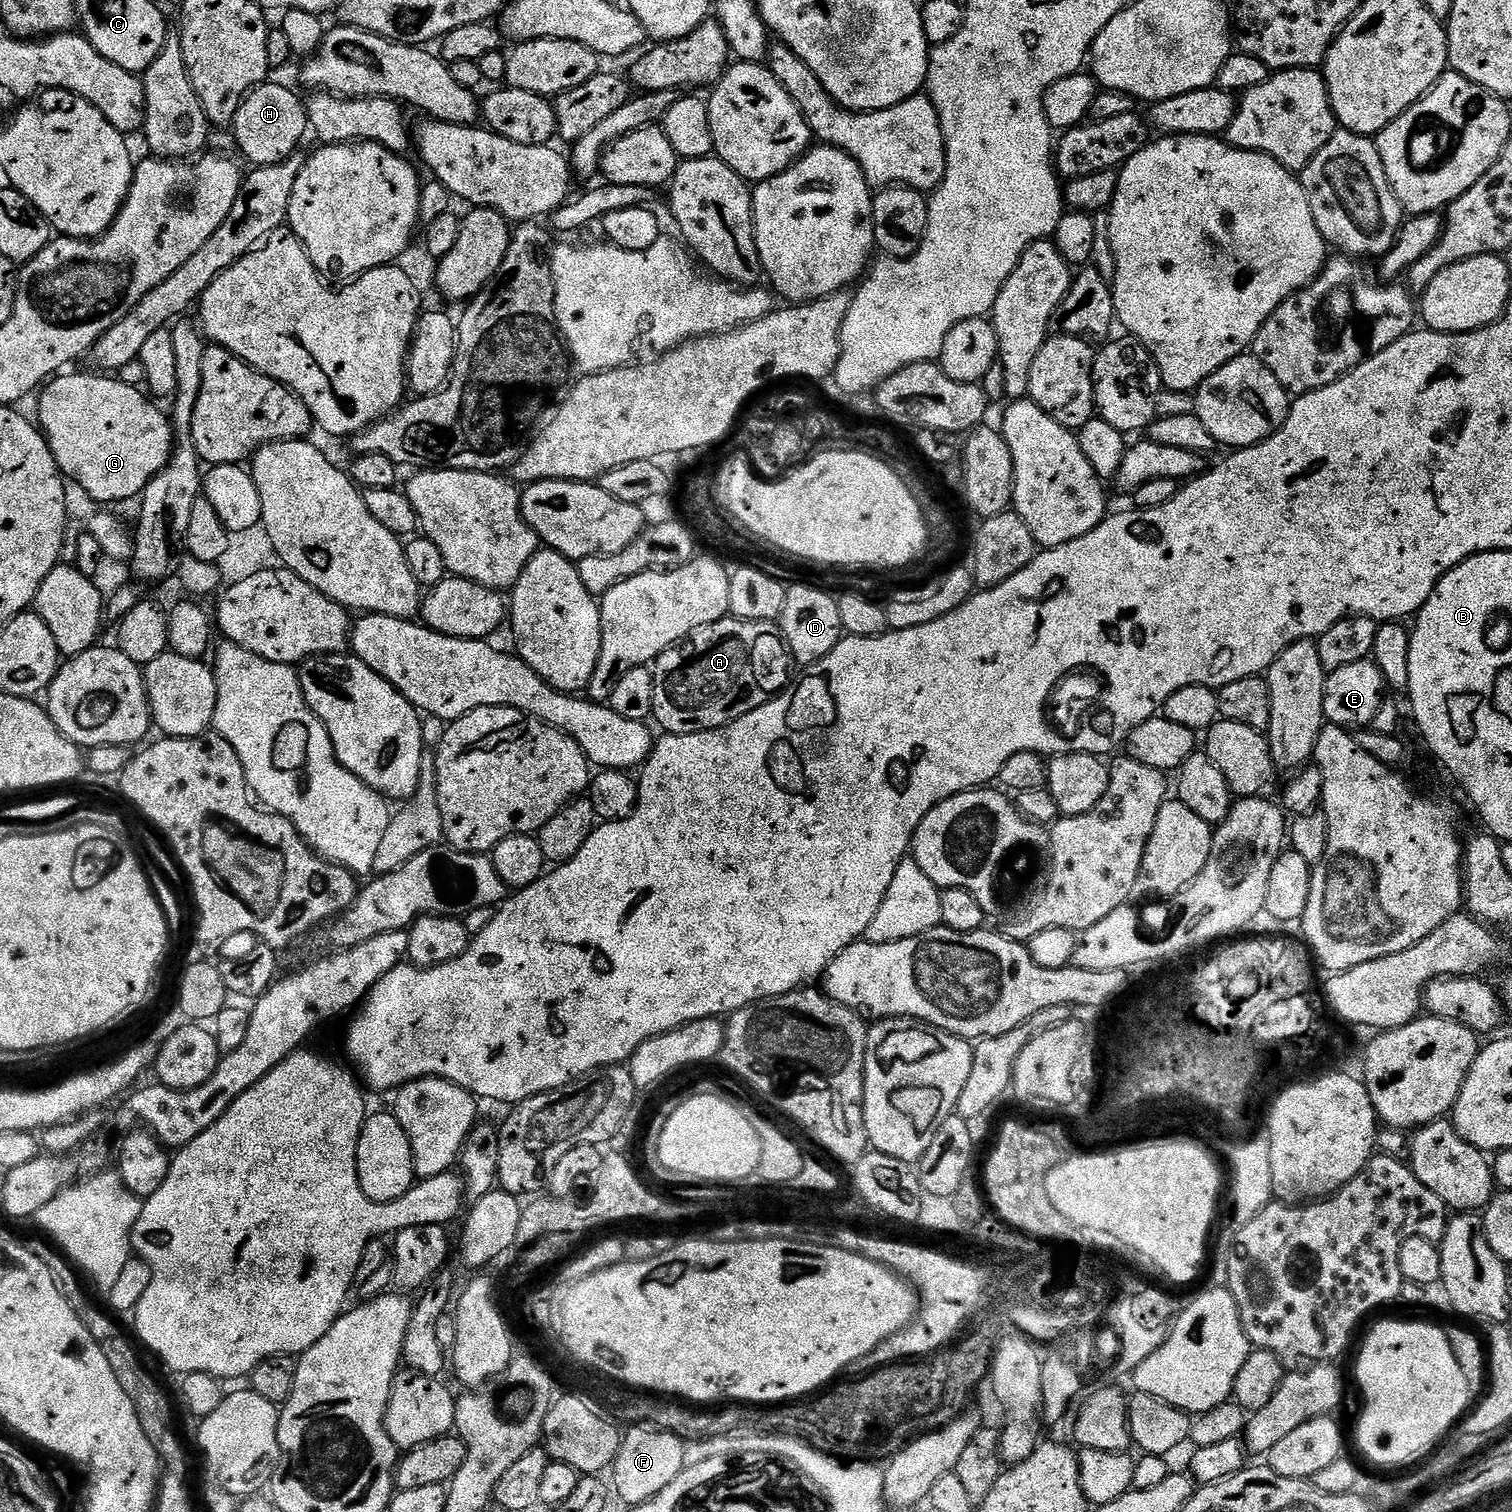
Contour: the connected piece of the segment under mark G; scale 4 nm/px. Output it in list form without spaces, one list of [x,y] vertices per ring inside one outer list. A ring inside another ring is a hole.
[[[68,374],[57,375],[39,393],[41,396],[38,427],[44,433],[44,439],[54,454],[56,465],[71,483],[73,480],[90,499],[97,500],[100,504],[112,504],[115,500],[135,501],[152,481],[152,477],[164,469],[172,456],[174,433],[169,417],[165,413],[163,416],[139,387],[126,385],[111,375],[64,375]]]

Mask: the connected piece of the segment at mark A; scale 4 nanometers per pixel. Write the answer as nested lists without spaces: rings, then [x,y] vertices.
[[[725,618],[705,628],[699,628],[675,648],[666,649],[651,665],[654,678],[651,719],[657,720],[664,727],[665,733],[674,736],[726,726],[742,718],[742,714],[758,710],[758,706],[783,692],[790,683],[788,664],[790,665],[790,653],[775,623],[766,620]]]

